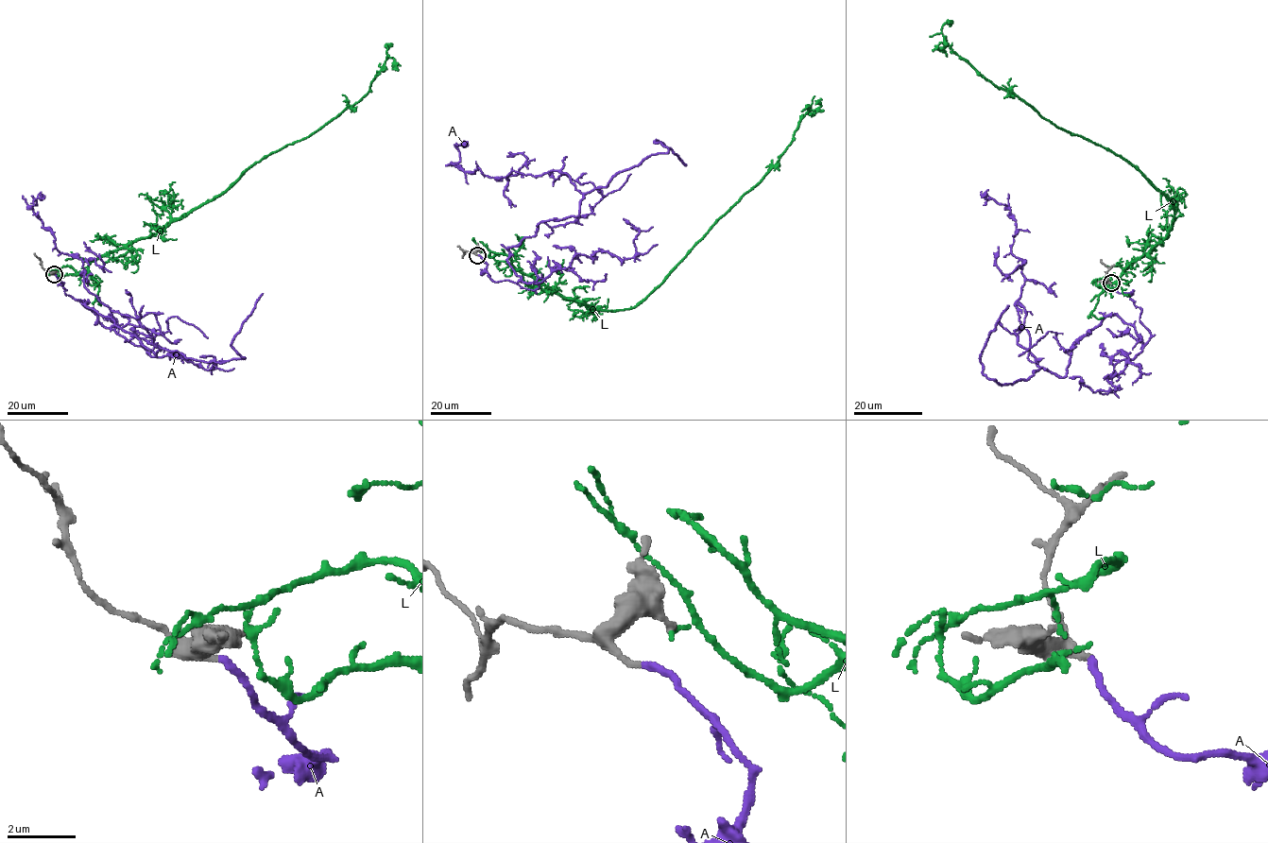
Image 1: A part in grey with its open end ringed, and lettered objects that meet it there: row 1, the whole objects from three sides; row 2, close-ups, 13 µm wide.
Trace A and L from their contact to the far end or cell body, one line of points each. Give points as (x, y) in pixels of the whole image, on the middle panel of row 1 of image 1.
A: (477, 255), (494, 282), (536, 289), (509, 248), (577, 216), (583, 196), (558, 171), (460, 170), (463, 141)
L: (480, 251), (509, 256), (521, 271), (594, 308), (635, 307), (758, 182), (792, 140), (797, 122), (821, 99)

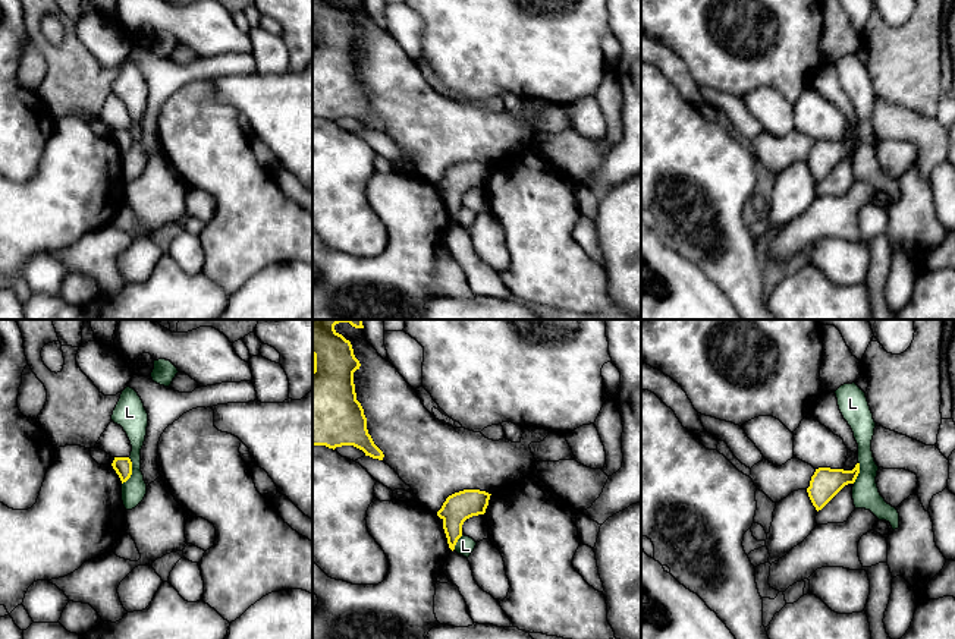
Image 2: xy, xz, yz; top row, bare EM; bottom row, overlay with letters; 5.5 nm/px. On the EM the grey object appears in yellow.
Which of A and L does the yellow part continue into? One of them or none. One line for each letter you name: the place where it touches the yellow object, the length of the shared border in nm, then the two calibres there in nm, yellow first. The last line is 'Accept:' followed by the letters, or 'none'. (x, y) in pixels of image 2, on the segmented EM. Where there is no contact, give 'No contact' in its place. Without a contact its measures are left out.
A: No contact
Accept: A

